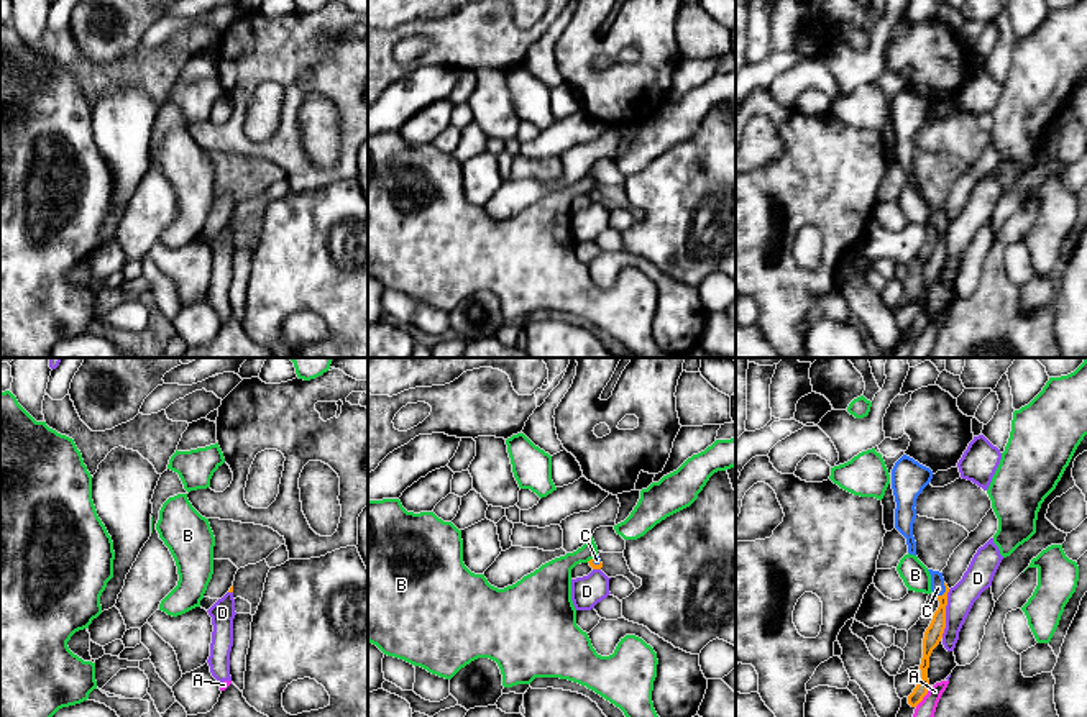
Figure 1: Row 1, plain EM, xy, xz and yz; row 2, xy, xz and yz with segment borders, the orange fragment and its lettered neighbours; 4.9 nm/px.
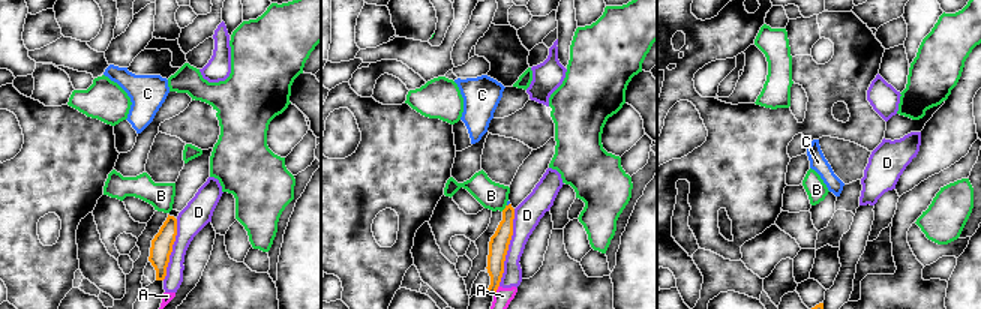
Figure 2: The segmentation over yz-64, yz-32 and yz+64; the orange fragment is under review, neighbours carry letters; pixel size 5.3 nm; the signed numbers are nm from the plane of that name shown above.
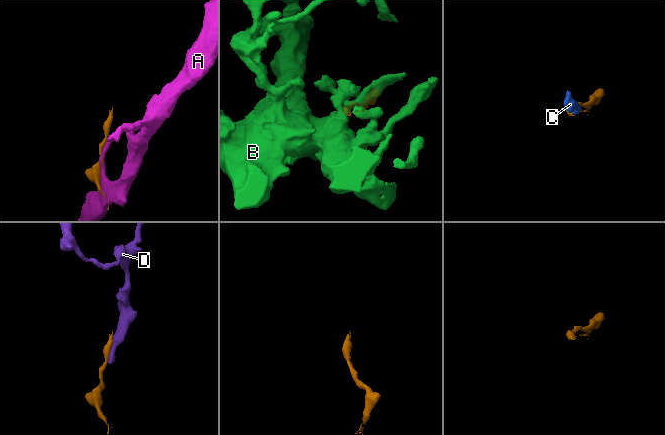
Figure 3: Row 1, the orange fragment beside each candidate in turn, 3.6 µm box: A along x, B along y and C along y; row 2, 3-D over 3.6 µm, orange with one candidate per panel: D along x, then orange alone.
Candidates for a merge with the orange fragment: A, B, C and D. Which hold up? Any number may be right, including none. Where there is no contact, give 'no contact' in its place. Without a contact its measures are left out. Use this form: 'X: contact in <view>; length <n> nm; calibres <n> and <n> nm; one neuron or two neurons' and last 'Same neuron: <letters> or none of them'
A: contact in yz; length 130 nm; calibres 70 and 90 nm; two neurons
B: contact in xz; length 60 nm; calibres 30 and 220 nm; two neurons
C: contact in yz; length 80 nm; calibres 90 and 70 nm; one neuron
D: contact in yz; length 240 nm; calibres 90 and 140 nm; two neurons
Same neuron: C

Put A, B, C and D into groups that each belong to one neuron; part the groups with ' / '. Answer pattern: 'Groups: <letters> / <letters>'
Groups: A D / B / C

